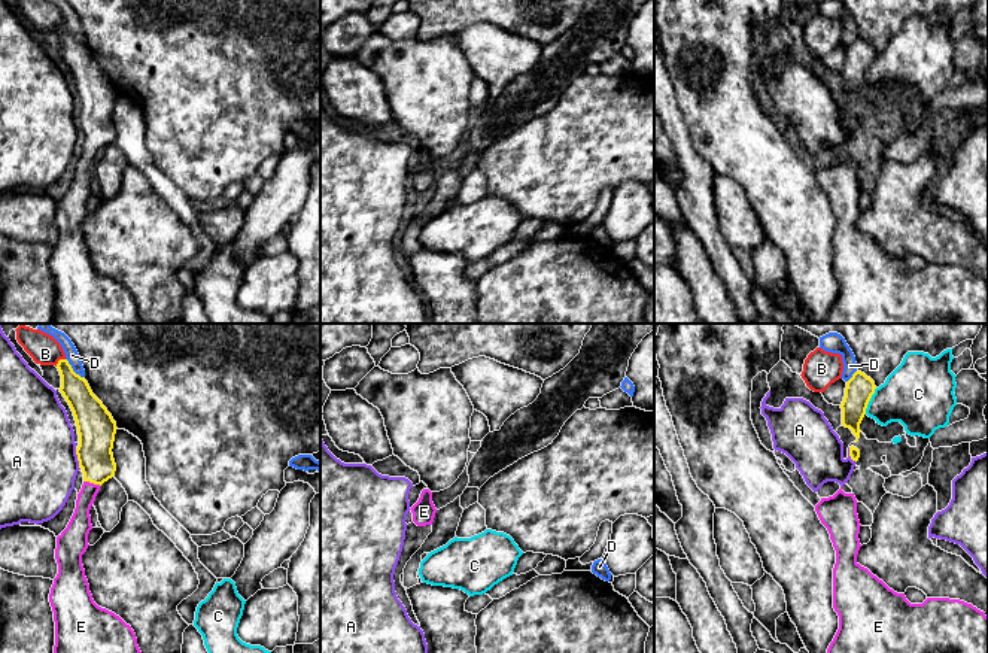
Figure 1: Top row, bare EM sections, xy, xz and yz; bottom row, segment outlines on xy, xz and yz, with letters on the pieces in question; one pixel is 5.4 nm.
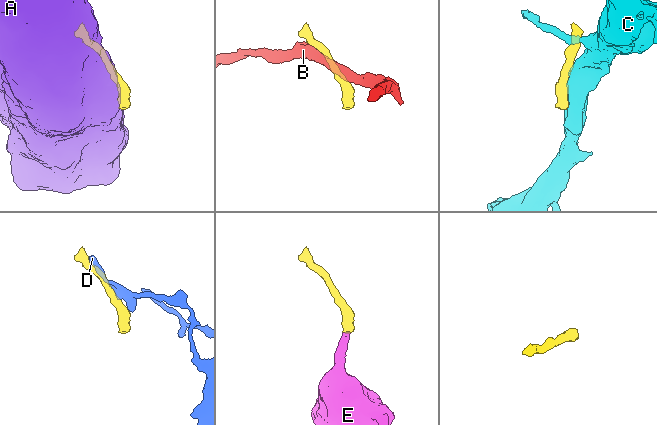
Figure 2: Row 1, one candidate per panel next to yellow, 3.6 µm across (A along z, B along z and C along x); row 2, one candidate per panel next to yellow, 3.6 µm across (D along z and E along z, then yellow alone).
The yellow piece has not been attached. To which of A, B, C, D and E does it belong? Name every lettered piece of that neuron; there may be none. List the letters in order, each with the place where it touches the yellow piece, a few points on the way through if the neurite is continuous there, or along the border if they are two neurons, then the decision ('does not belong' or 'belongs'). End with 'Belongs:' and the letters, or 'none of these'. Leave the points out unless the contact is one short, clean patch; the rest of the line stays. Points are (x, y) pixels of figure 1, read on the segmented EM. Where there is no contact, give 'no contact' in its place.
A: meets yellow in xy at (78, 458); does not belong
B: meets yellow in xy at (58, 361); does not belong
C: meets yellow in yz at (869, 400); does not belong
D: meets yellow in xy at (72, 370); does not belong
E: meets yellow in xy at (93, 482); runs through xy (94, 453), (93, 482), (84, 501), (79, 525); belongs
Belongs: E

